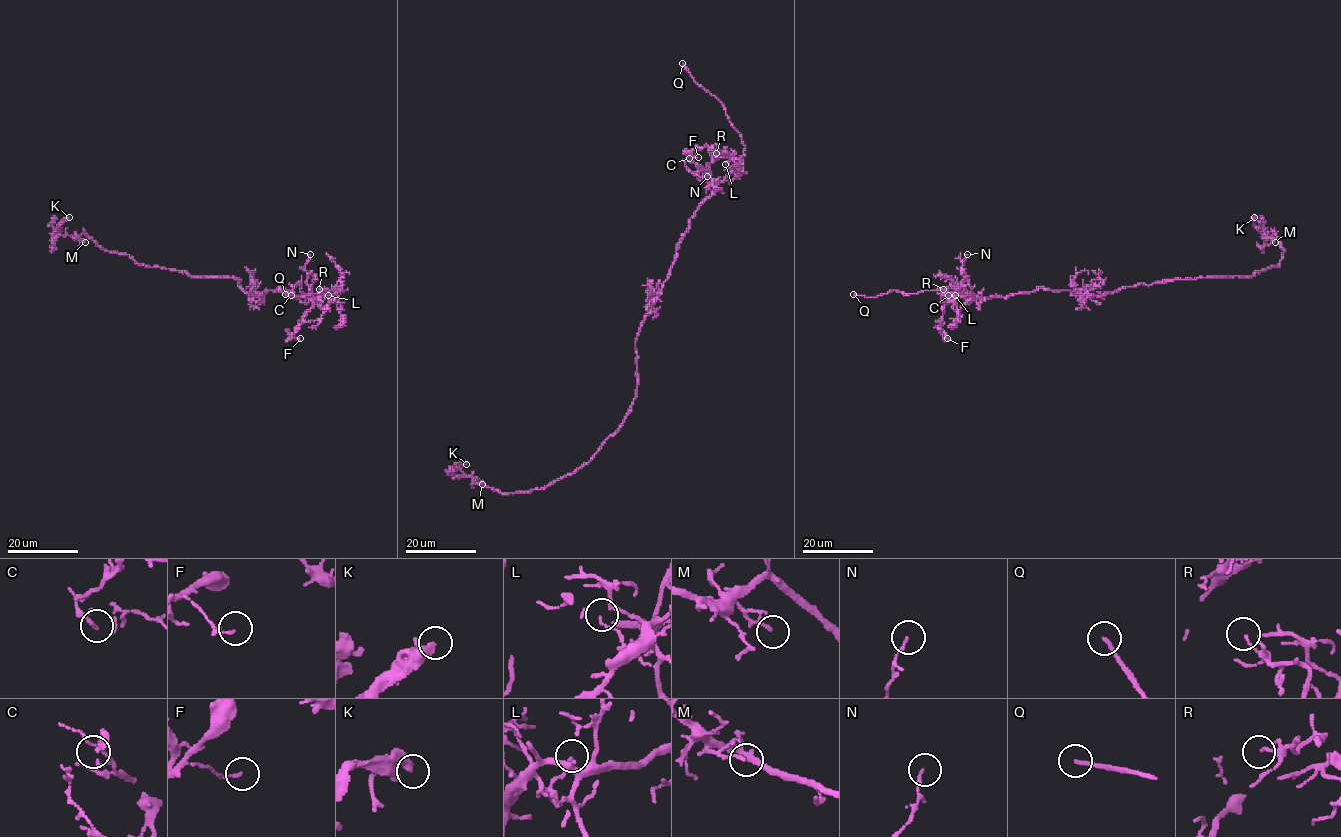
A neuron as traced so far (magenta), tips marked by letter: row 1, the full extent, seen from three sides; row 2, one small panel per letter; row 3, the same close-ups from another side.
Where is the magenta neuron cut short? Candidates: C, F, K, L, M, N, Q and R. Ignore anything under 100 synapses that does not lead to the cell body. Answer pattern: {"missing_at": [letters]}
{"missing_at": ["Q"]}

